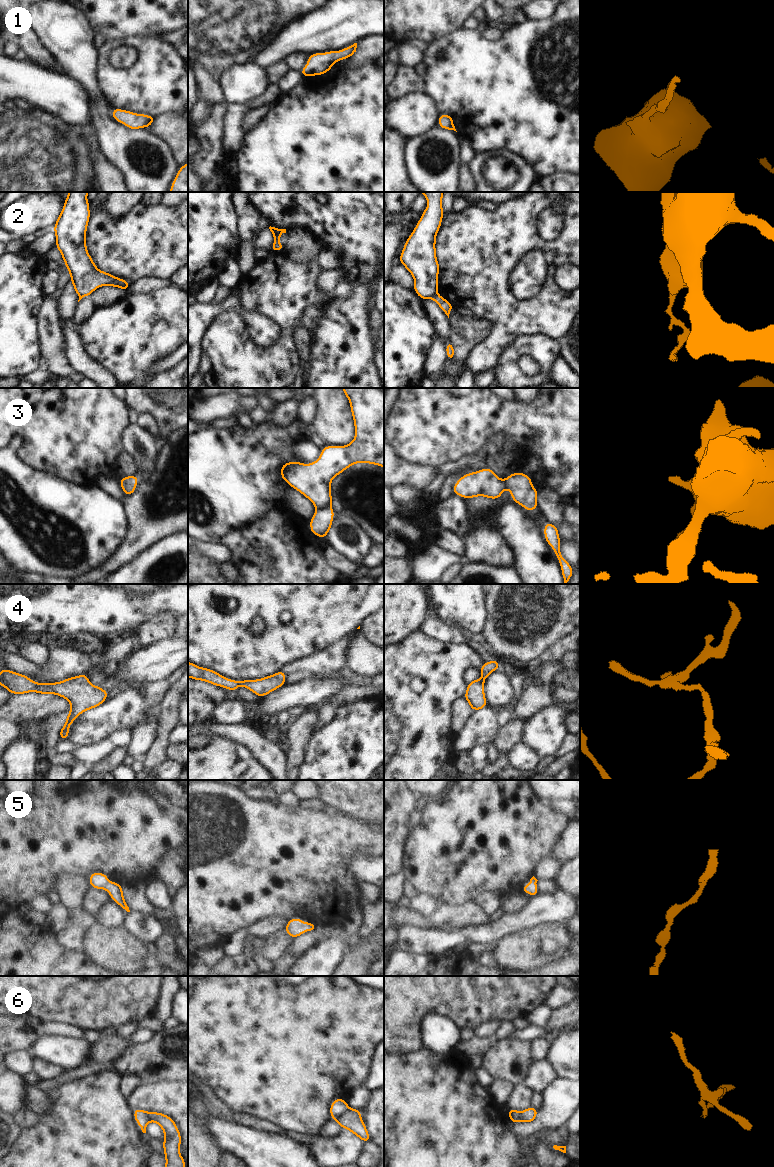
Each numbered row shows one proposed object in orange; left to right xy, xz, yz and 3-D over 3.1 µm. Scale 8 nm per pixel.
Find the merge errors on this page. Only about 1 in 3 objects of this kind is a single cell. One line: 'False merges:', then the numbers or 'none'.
False merges: 2, 3, 6

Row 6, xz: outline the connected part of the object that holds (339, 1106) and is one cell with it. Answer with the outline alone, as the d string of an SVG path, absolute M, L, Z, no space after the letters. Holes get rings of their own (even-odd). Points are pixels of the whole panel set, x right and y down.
M337 1098L330 1105L330 1116L332 1119L336 1120L337 1117L348 1111L350 1107L347 1105L346 1100L342 1098Z

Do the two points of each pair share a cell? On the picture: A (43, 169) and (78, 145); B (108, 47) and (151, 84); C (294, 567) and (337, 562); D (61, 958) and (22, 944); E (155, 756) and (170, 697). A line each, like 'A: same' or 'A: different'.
A: same
B: same
C: different
D: same
E: same

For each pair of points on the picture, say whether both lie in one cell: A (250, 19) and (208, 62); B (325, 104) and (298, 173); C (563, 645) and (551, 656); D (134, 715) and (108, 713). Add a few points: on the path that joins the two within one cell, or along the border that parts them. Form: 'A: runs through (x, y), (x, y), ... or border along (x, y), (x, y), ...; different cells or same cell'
A: runs through (239, 30), (218, 51); same cell
B: runs through (325, 121), (325, 146), (315, 156); same cell
C: runs through (560, 648), (554, 653); same cell
D: runs through (128, 713), (114, 713); same cell

